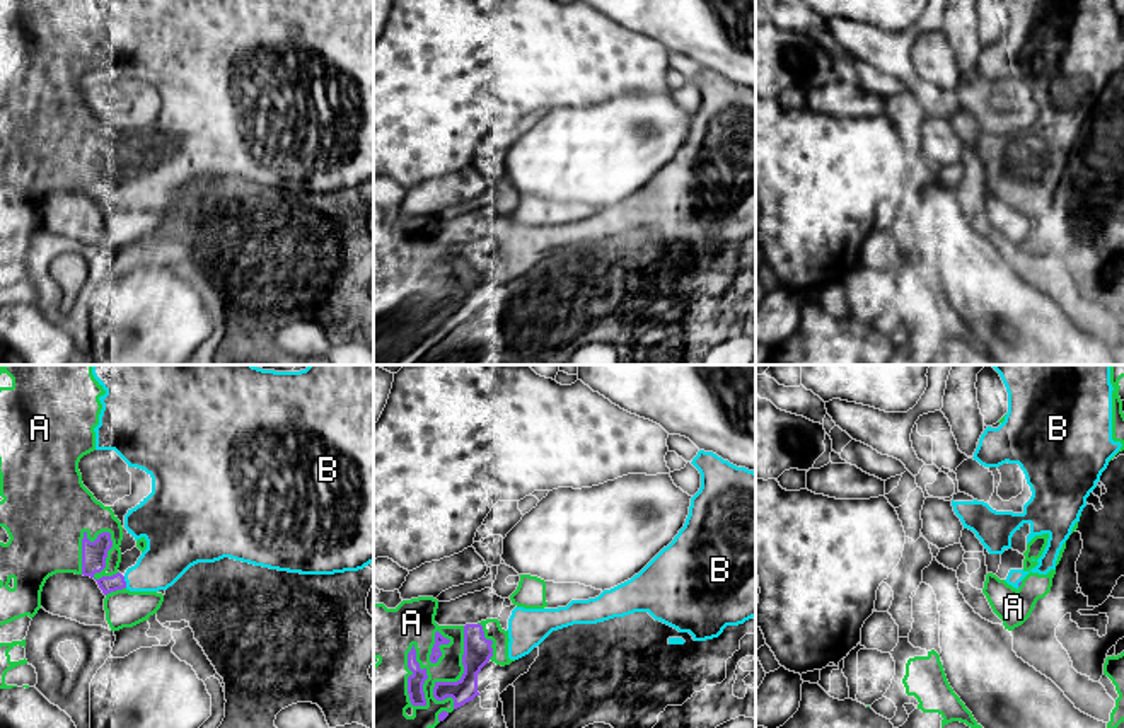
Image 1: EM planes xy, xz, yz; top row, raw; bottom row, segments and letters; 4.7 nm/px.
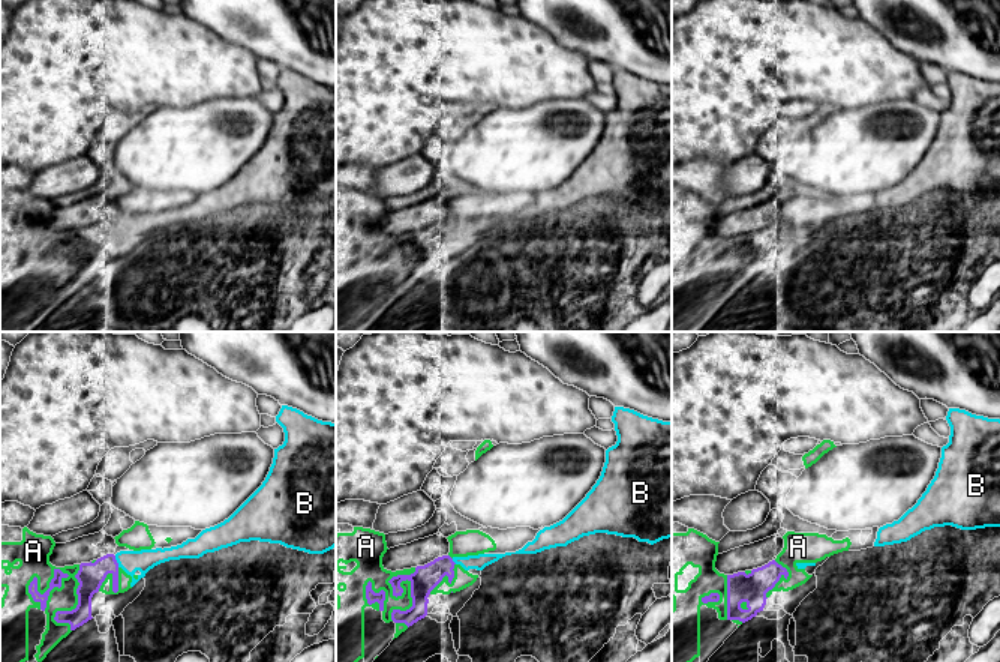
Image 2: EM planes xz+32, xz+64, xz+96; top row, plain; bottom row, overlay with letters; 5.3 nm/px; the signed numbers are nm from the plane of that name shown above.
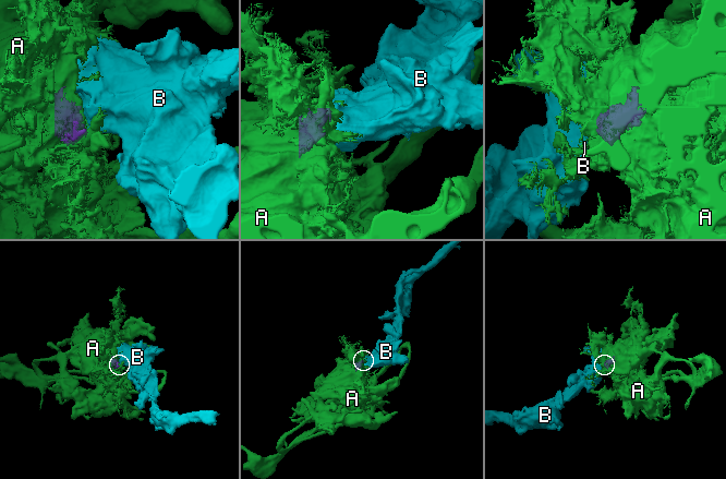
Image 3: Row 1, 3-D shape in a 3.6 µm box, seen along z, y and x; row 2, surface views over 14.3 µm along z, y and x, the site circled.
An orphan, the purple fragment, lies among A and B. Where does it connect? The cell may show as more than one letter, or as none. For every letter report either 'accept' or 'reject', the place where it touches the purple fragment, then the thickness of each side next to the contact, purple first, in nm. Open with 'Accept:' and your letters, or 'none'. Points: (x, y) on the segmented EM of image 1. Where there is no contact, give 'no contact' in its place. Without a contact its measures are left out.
Accept: B
A: reject; meets purple in xy at (106, 554); 120 nm thick on the purple side, 260 nm on the other
B: accept; meets purple in xy at (125, 582); 120 nm thick on the purple side, 220 nm on the other

